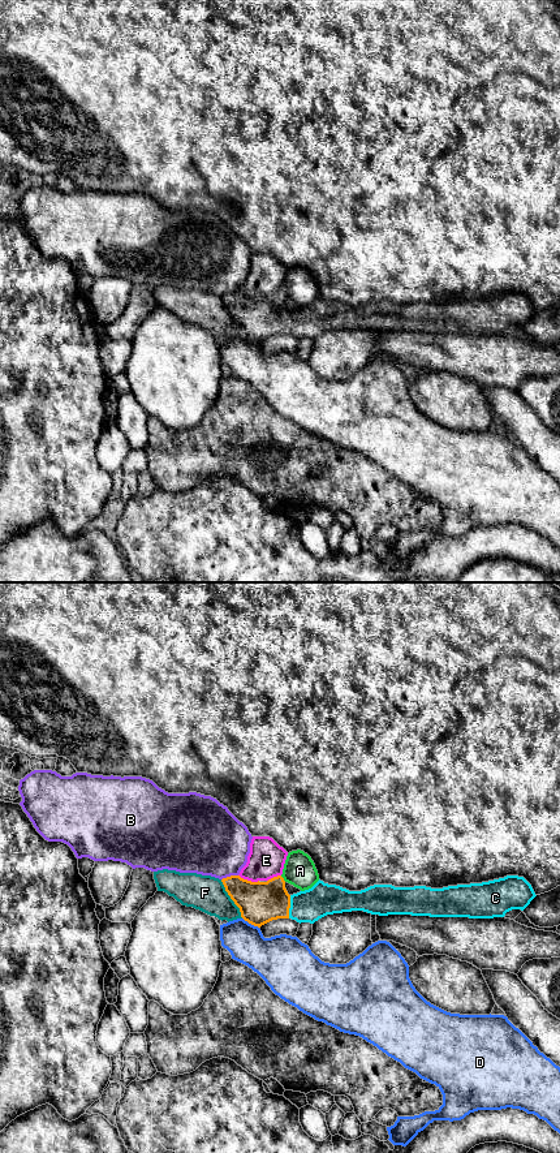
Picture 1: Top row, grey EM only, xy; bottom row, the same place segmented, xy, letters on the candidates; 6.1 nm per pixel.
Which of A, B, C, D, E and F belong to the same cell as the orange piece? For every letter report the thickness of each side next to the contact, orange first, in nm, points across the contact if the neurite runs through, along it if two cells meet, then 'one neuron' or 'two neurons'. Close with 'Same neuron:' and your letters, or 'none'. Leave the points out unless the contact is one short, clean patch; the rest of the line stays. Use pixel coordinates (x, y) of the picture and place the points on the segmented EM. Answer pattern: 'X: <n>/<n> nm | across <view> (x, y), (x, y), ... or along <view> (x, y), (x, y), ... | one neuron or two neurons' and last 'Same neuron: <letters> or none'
A: 260/200 nm | along xy (280, 876), (285, 881) | two neurons
B: 260/420 nm | two neurons
C: 260/200 nm | across xy (259, 903), (278, 903), (289, 907), (305, 907), (322, 899) | one neuron
D: 260/240 nm | two neurons
E: 260/220 nm | along xy (238, 874), (246, 880), (258, 881) | two neurons
F: 260/220 nm | two neurons
Same neuron: C

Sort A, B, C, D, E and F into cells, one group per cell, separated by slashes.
A / B / C / D / E / F

